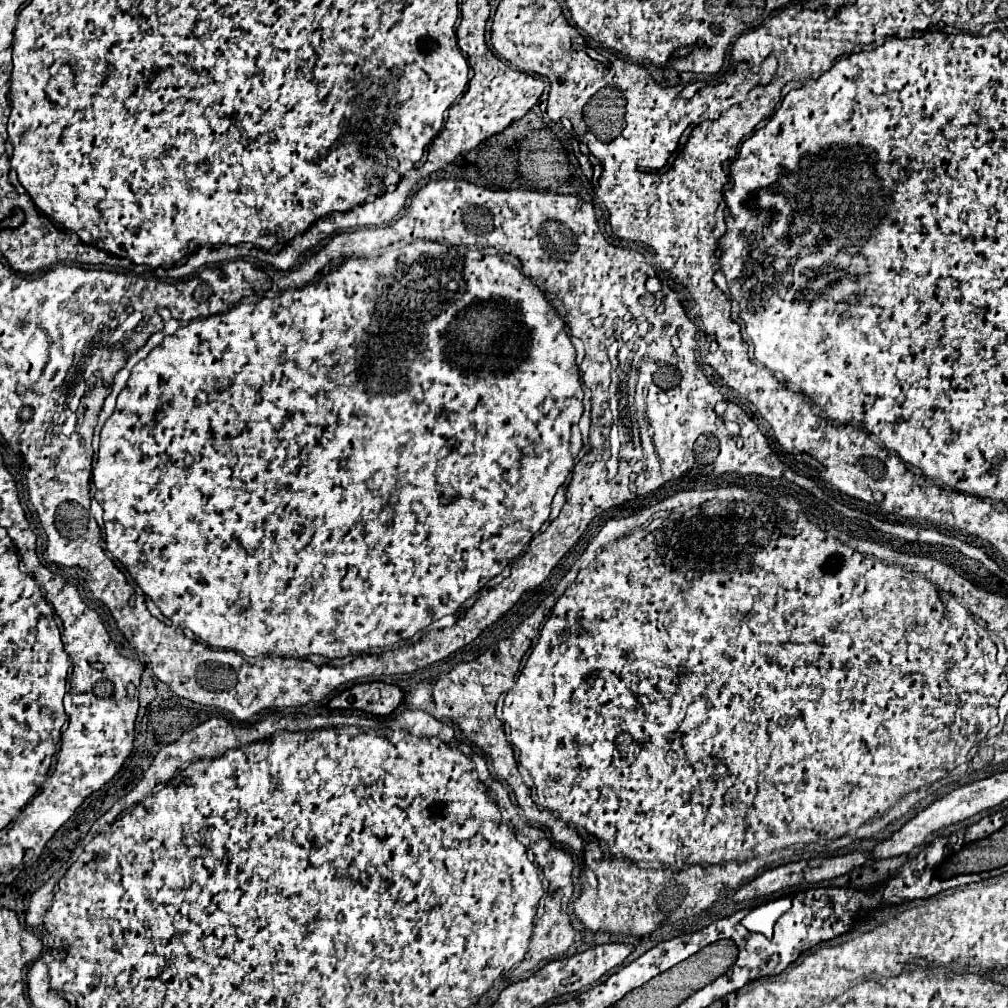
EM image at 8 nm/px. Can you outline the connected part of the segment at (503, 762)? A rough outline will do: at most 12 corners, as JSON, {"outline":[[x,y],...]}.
{"outline":[[549,612],[433,686],[437,714],[491,758],[527,822],[549,826],[517,772],[495,702]]}

